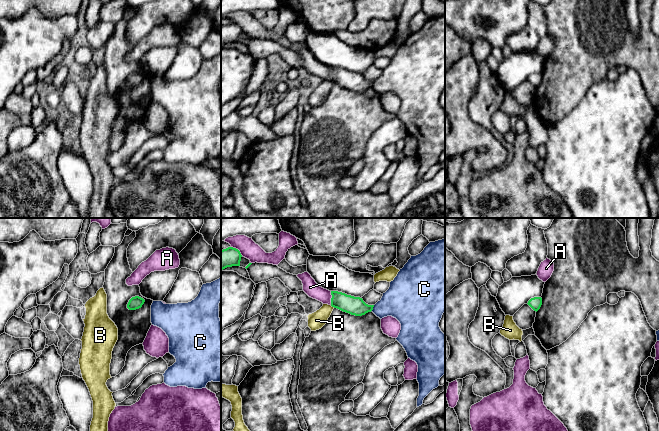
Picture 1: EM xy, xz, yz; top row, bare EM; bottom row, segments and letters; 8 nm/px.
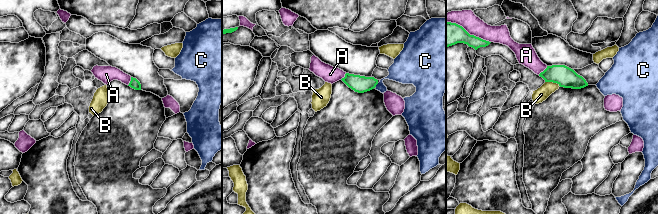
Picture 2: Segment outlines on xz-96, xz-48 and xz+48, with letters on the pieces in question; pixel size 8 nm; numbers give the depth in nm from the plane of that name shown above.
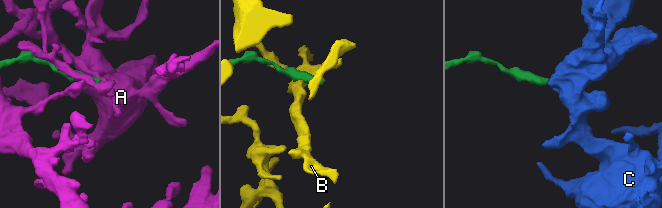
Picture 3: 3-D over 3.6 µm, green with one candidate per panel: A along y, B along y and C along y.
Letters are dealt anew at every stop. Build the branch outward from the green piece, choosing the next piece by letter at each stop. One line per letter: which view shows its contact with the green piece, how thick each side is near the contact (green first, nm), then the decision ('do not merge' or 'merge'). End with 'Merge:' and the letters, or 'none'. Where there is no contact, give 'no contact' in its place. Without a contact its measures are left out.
A: contact in xz; calibres 150 and 120 nm; do not merge
B: contact in xz; calibres 150 and 140 nm; do not merge
C: contact in xz; calibres 150 and 300 nm; do not merge
Merge: none

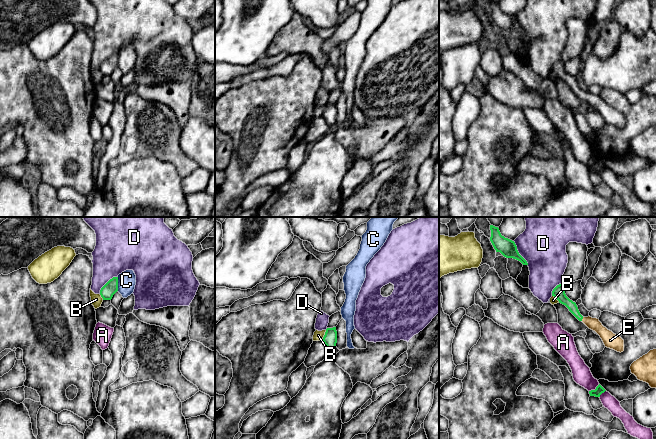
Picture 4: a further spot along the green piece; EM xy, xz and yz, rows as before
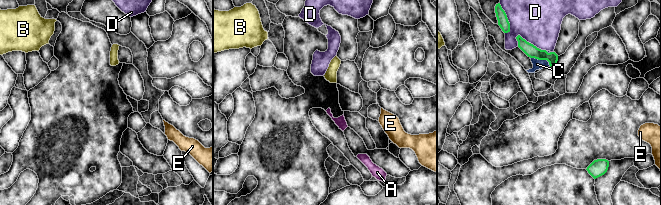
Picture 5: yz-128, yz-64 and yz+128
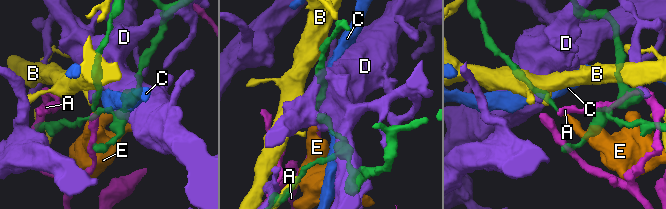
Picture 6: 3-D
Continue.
A: contact in yz; calibres 70 and 150 nm; do not merge
B: contact in xz; calibres 110 and 80 nm; do not merge
C: contact in xy; calibres 110 and 140 nm; do not merge
D: contact in yz; calibres 140 and 360 nm; do not merge
E: contact in yz; calibres 80 and 110 nm; merge
Merge: E

